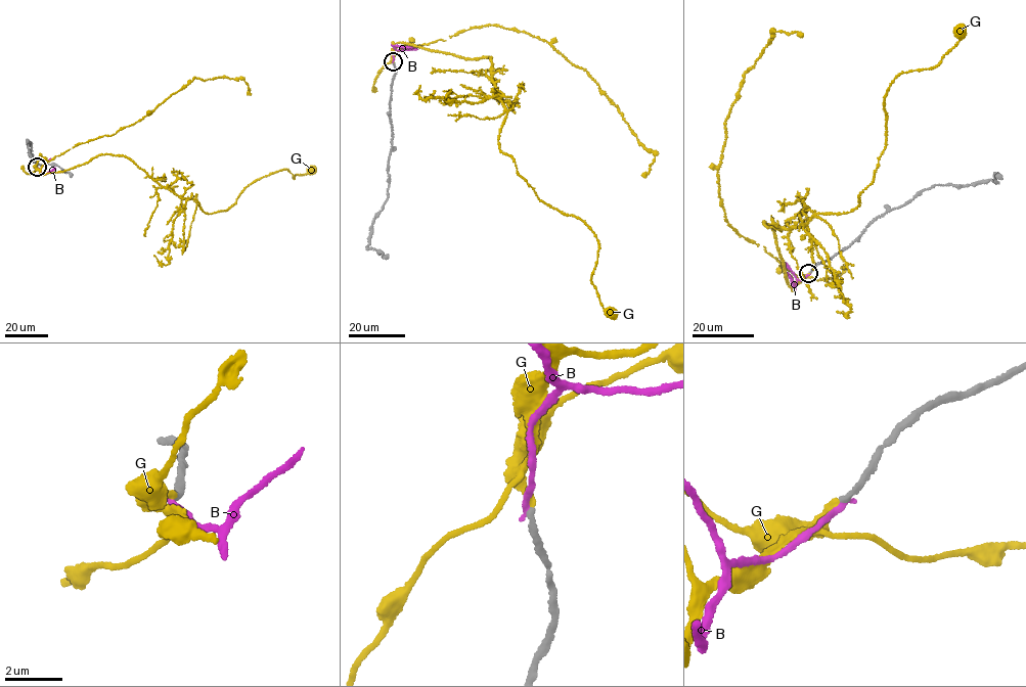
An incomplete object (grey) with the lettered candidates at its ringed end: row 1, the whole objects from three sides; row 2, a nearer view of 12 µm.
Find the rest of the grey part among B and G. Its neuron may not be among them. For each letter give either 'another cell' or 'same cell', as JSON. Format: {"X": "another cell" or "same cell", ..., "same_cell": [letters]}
{"B": "another cell", "G": "same cell", "same_cell": ["G"]}

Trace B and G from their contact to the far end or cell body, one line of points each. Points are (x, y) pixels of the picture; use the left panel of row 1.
B: (37, 167), (41, 175), (55, 168)
G: (37, 167), (42, 175), (120, 154), (210, 214), (271, 173), (287, 169), (294, 179), (311, 169)

